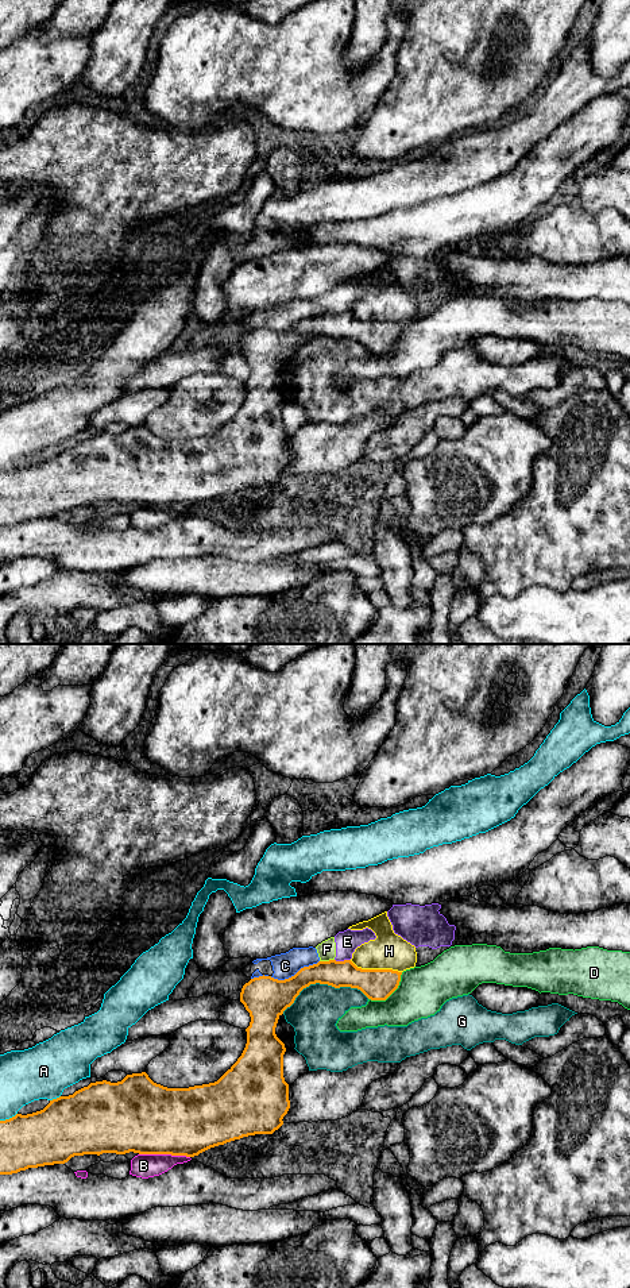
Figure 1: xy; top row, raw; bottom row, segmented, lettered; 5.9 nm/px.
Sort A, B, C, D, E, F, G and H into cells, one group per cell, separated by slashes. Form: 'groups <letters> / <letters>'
groups A / B / C E F / D / G / H

